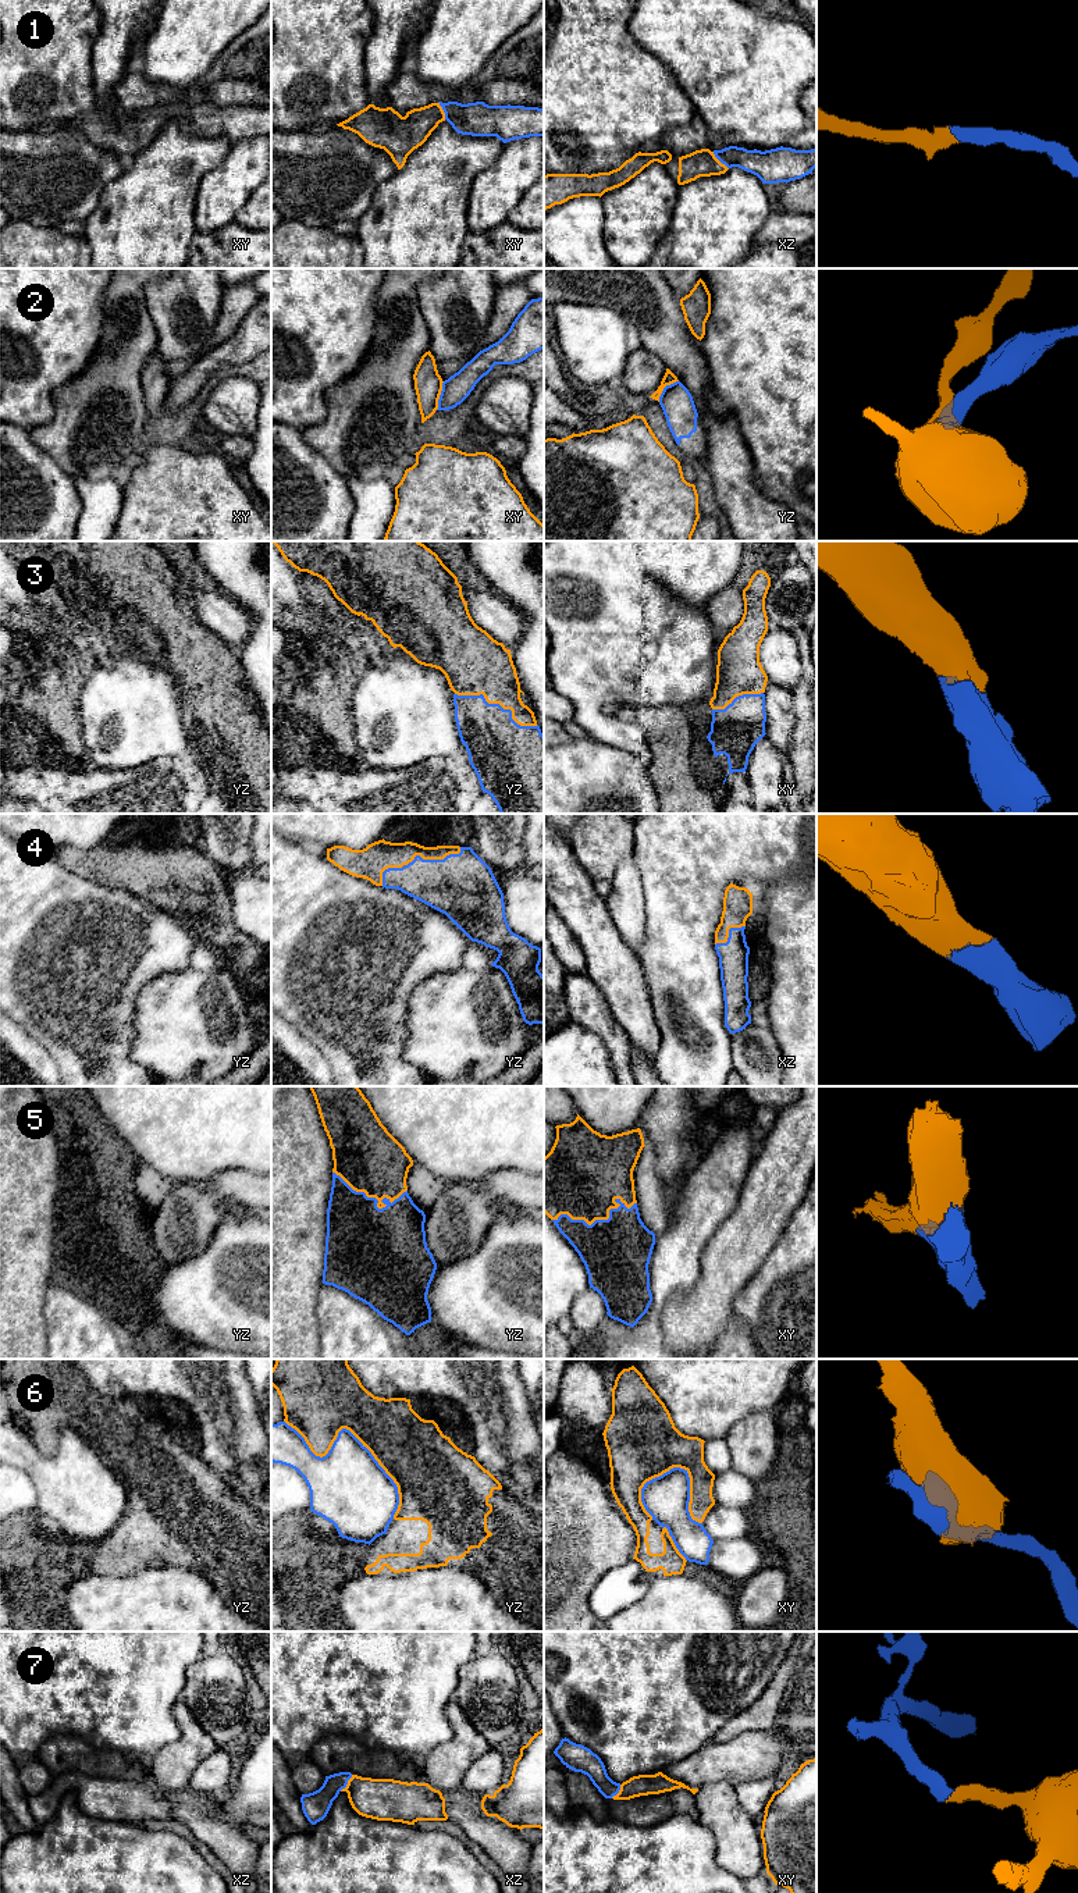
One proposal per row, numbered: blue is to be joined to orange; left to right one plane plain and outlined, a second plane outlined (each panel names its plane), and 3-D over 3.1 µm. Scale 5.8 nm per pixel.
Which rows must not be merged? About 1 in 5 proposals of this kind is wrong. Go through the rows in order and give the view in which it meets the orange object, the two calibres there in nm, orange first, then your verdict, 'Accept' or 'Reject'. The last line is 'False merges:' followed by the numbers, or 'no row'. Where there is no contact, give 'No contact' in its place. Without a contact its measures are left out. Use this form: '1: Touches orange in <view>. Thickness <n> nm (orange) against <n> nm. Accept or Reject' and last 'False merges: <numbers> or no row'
1: Touches orange in xz. Thickness 160 nm (orange) against 140 nm. Accept
2: Touches orange in xy. Thickness 160 nm (orange) against 160 nm. Reject
3: Touches orange in yz. Thickness 340 nm (orange) against 340 nm. Accept
4: Touches orange in yz. Thickness 170 nm (orange) against 300 nm. Accept
5: Touches orange in xy. Thickness 460 nm (orange) against 400 nm. Accept
6: Touches orange in yz. Thickness 380 nm (orange) against 360 nm. Reject
7: Touches orange in xz. Thickness 240 nm (orange) against 160 nm. Accept
False merges: 2, 6

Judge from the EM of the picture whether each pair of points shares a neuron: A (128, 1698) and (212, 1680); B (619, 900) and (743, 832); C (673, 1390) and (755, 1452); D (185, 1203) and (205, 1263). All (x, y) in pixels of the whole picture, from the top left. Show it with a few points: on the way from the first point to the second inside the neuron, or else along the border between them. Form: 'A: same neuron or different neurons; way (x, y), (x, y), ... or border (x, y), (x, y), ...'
A: different neurons; border (200, 1657), (187, 1669), (187, 1683), (180, 1697)
B: different neurons; border (634, 856), (634, 863), (641, 876), (646, 920)
C: different neurons; border (757, 1413), (749, 1413), (742, 1418), (723, 1438)
D: different neurons; border (219, 1224), (210, 1242), (199, 1253), (170, 1265)

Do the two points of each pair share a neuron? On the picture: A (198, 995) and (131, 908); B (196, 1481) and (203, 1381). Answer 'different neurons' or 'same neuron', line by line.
A: different neurons
B: different neurons

